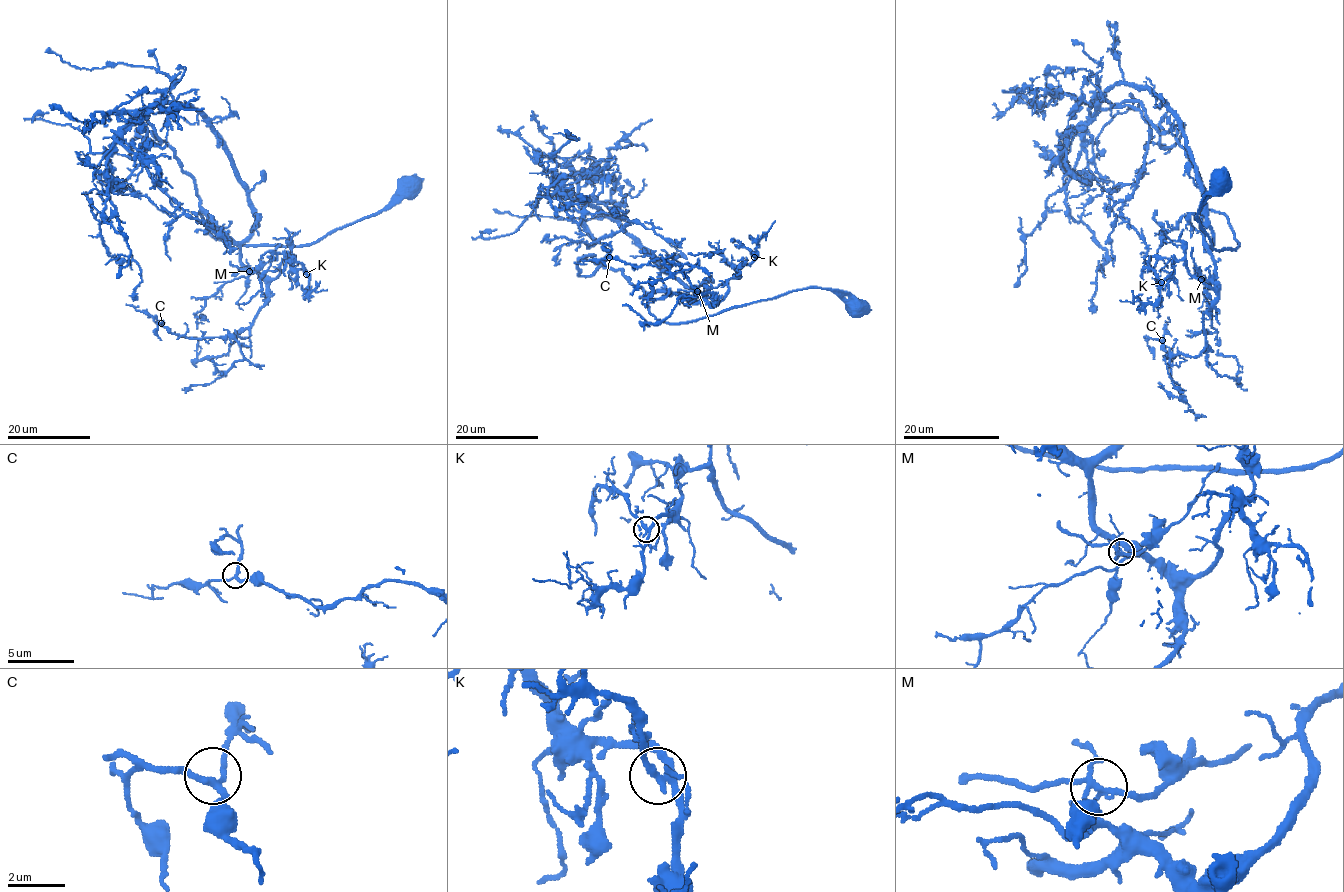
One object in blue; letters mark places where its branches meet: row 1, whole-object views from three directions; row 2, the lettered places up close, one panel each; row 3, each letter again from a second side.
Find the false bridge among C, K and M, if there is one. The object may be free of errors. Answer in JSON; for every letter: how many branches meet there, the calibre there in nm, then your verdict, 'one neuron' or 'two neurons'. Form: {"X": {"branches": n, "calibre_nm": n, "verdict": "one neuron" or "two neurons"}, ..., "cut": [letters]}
{"C": {"branches": 3, "calibre_nm": 200, "verdict": "one neuron"}, "K": {"branches": 3, "calibre_nm": 220, "verdict": "one neuron"}, "M": {"branches": 4, "calibre_nm": 200, "verdict": "two neurons"}, "cut": ["M"]}

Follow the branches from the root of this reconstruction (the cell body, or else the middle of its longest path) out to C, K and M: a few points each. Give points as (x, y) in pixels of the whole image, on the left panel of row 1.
C: (410, 187), (302, 246), (219, 240), (200, 210), (238, 247), (269, 298), (244, 338), (192, 339), (161, 323)
K: (410, 187), (377, 212), (302, 246), (219, 240), (199, 211), (265, 278), (275, 278), (290, 255), (306, 274)
M: (410, 187), (377, 212), (302, 246), (219, 240), (200, 210), (238, 247), (249, 272)

